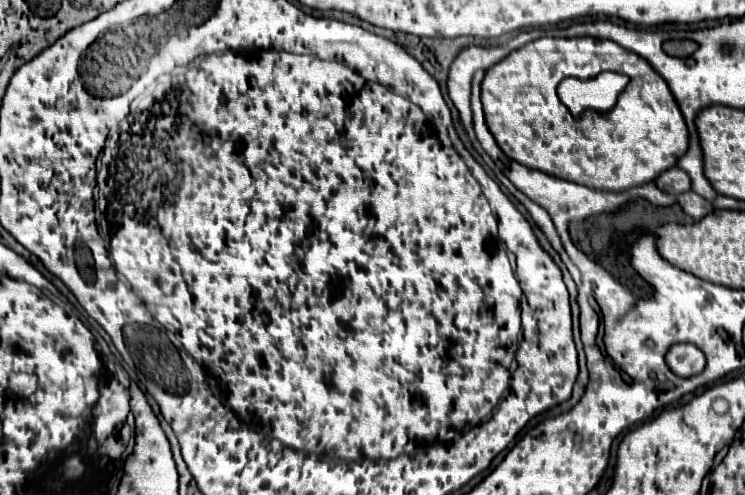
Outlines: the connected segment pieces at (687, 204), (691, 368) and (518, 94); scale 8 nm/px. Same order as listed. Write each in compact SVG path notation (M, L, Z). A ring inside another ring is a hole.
M683 192L681 196L677 196L677 202L679 206L683 208L683 212L687 216L691 216L693 220L701 220L703 216L707 216L709 212L713 212L713 206L709 200L701 198L699 194L695 192Z
M675 344L667 352L667 366L681 378L691 378L703 372L705 356L693 344Z
M539 38L535 42L529 42L519 50L513 50L505 60L497 62L491 70L487 70L481 82L481 104L489 132L493 134L499 148L511 160L527 168L541 170L595 190L621 192L639 184L653 182L661 172L673 168L689 146L685 120L665 80L641 56L621 48L611 40ZM605 70L629 76L627 88L621 92L617 104L613 106L613 112L583 112L579 116L579 122L575 122L567 106L563 106L557 98L557 84L567 76L595 78Z

